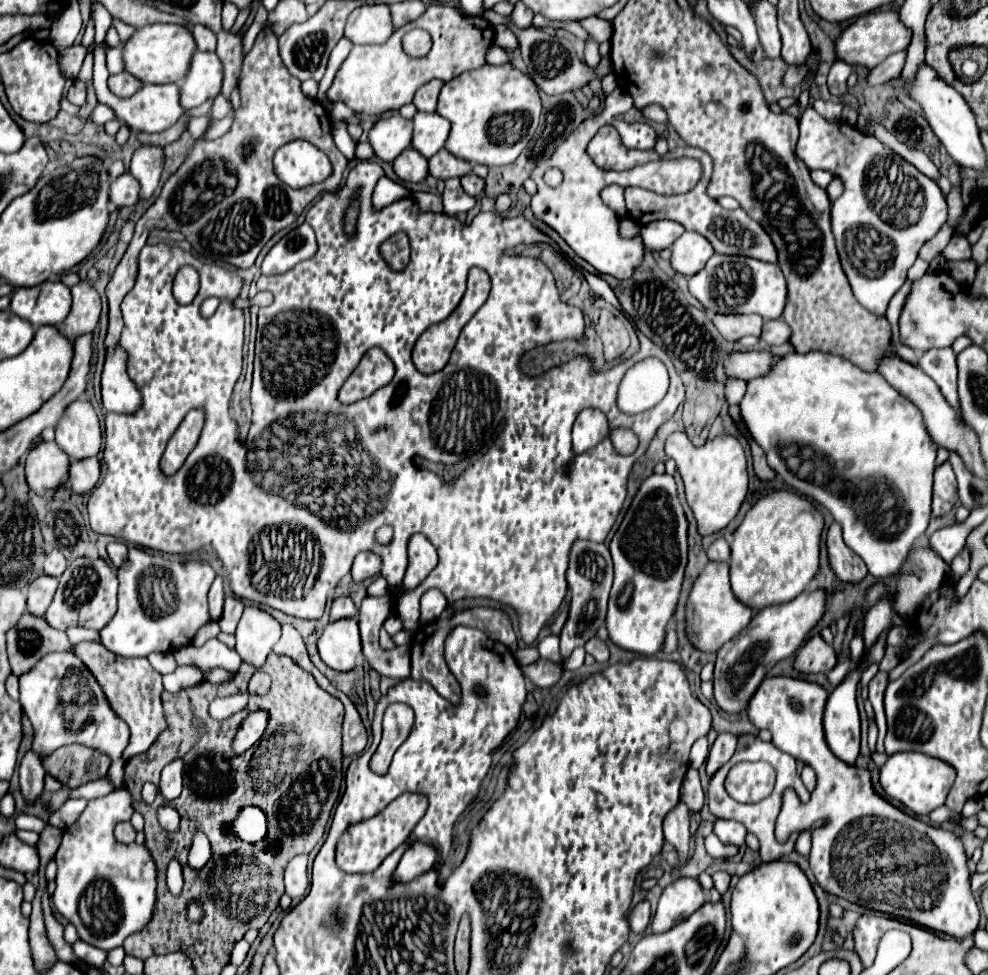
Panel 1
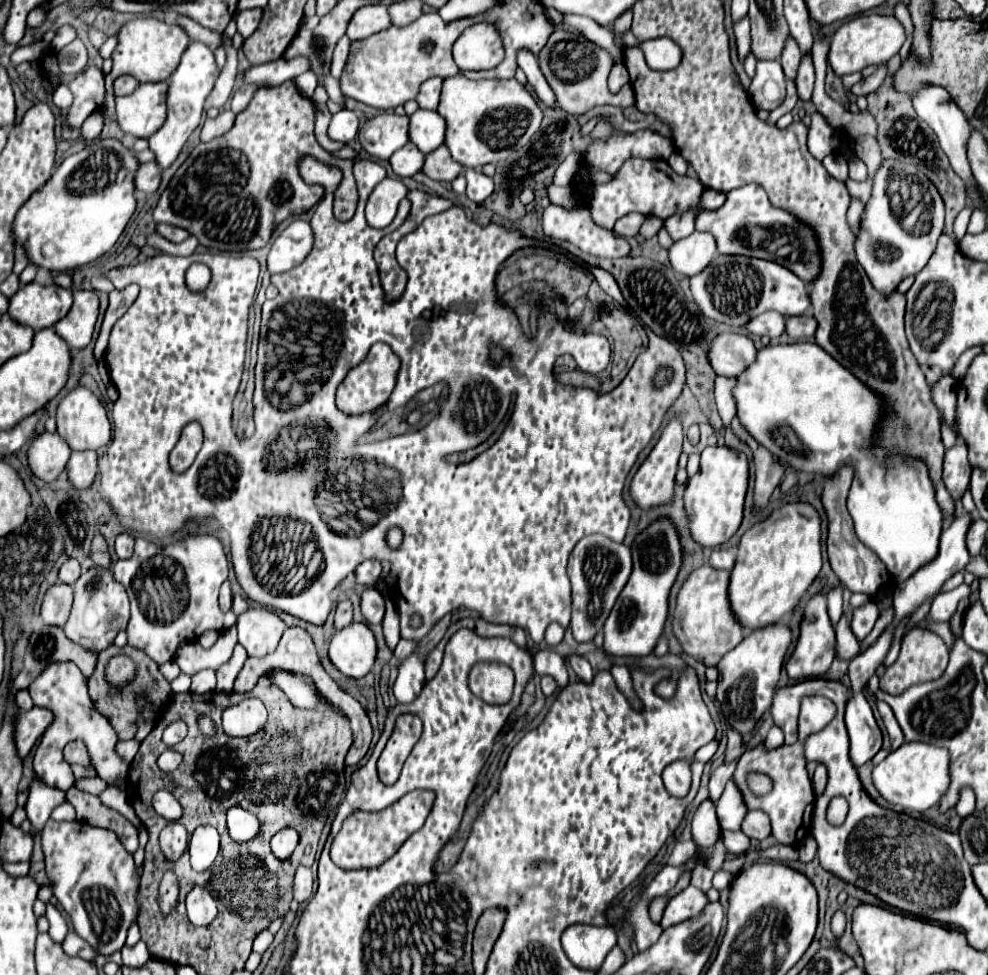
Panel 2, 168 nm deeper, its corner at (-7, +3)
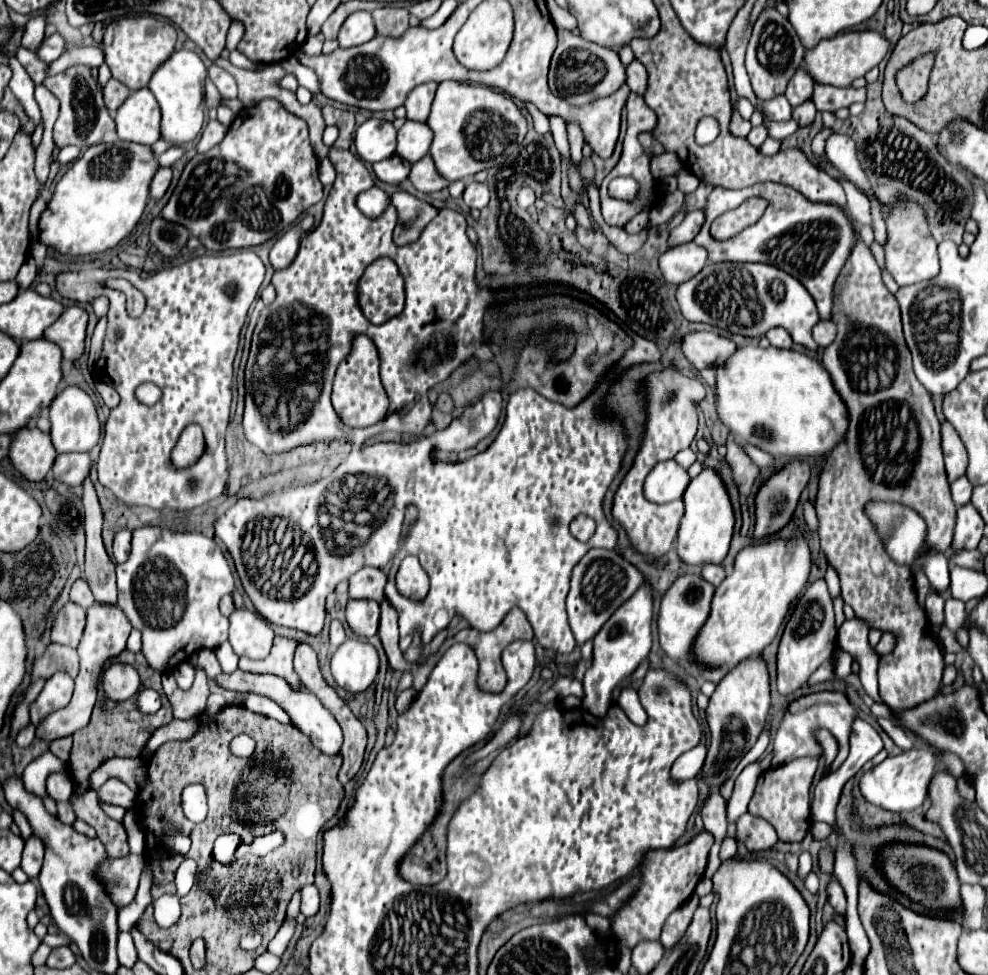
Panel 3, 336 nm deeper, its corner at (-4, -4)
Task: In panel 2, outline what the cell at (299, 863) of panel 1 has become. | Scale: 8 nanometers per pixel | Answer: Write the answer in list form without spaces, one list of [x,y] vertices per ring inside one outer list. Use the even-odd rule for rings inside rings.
[[[299,867],[295,873],[295,885],[293,885],[293,895],[295,901],[305,903],[313,893],[313,875],[309,867]]]

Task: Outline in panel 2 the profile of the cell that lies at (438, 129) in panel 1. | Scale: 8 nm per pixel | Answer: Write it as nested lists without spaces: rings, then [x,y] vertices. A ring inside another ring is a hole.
[[[417,109],[409,117],[409,139],[417,145],[421,153],[429,153],[443,145],[445,137],[445,123],[437,111],[423,111]]]

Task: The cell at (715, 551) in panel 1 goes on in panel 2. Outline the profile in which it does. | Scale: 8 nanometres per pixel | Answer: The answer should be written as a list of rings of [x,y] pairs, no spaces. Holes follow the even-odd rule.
[[[713,549],[711,557],[709,557],[709,565],[731,571],[735,565],[735,553],[731,553],[729,549]]]

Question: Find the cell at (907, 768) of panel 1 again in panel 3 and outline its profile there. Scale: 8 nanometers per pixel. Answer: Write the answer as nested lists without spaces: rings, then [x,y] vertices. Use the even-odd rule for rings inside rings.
[[[916,744],[914,748],[900,752],[898,756],[888,756],[884,762],[880,762],[876,768],[866,772],[860,780],[860,790],[868,802],[874,806],[880,806],[888,812],[902,814],[902,812],[912,812],[924,804],[928,798],[928,786],[930,780],[934,778],[934,772],[938,770],[938,758],[936,754],[922,746]]]

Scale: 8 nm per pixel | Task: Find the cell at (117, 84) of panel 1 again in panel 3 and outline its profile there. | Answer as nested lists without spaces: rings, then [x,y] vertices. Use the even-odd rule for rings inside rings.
[[[110,78],[110,82],[102,88],[102,92],[104,92],[104,102],[106,102],[110,114],[114,114],[124,104],[124,100],[130,96],[130,90],[114,78]]]

